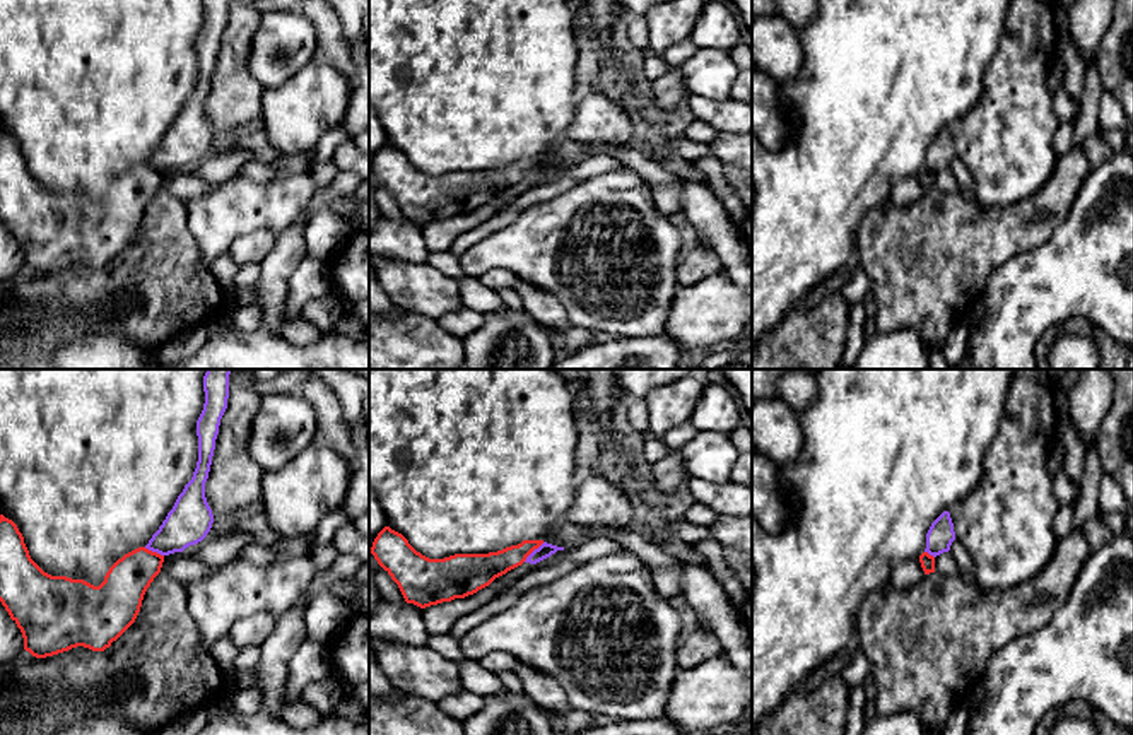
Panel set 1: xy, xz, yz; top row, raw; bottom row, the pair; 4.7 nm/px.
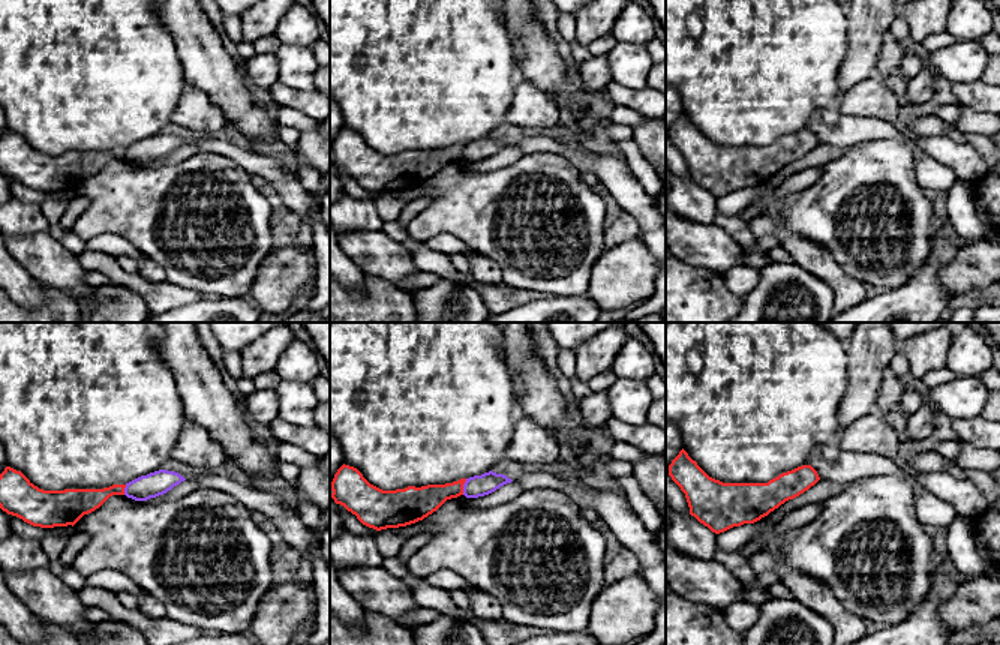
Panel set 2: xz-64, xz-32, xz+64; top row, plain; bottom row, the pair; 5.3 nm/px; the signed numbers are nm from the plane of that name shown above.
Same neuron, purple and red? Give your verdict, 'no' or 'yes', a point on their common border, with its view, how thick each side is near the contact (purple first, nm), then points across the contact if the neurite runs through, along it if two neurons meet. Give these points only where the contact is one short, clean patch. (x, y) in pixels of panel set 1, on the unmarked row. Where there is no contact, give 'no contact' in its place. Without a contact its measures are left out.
no; contact xz (534, 168); calibres 70 and 140 nm; border xz (544, 159), (523, 178)

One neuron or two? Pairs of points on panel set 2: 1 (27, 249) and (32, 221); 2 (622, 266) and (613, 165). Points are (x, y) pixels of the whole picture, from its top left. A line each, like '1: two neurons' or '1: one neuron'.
1: two neurons
2: two neurons

